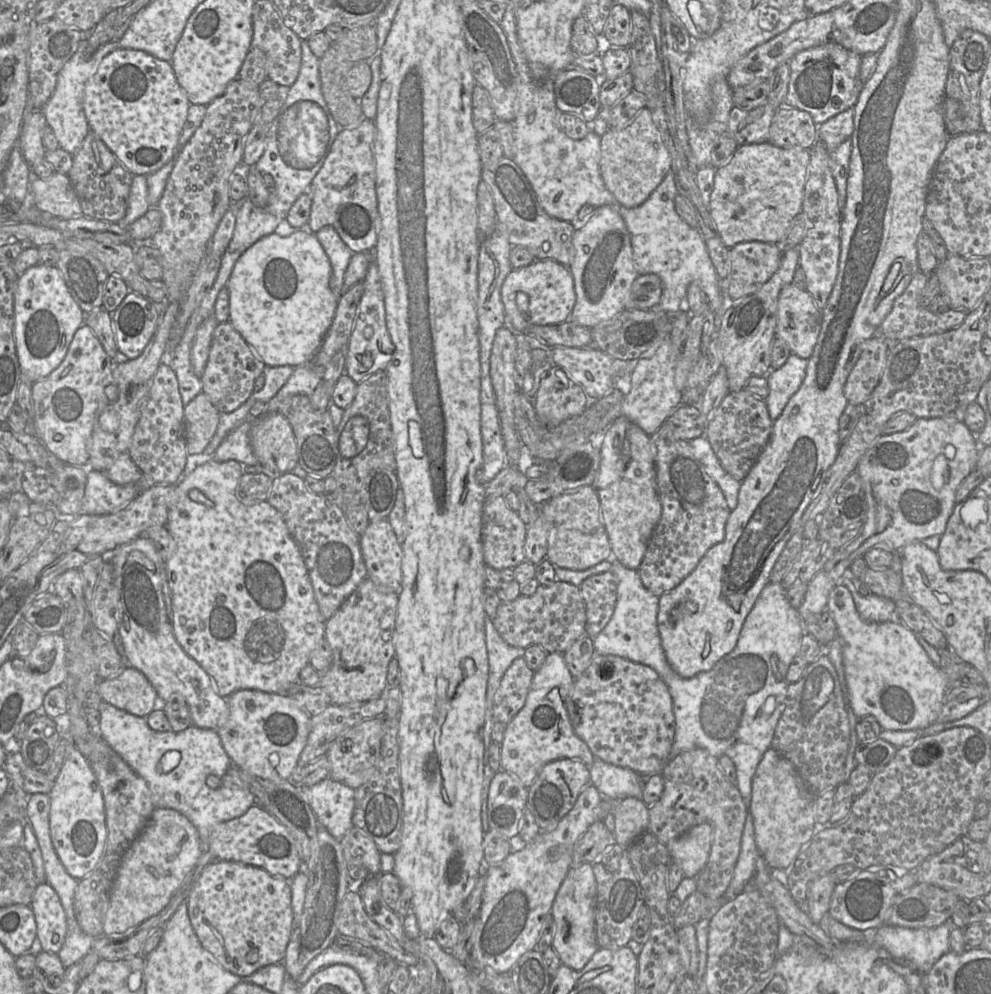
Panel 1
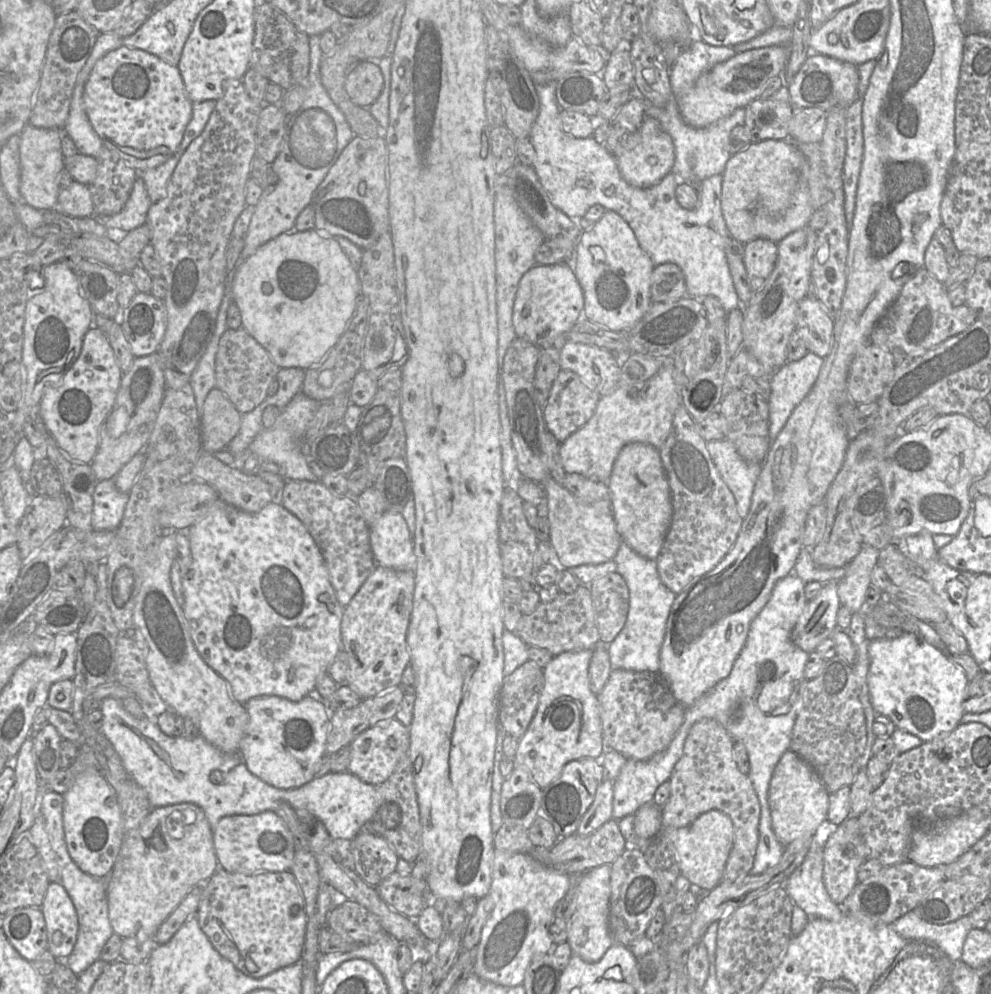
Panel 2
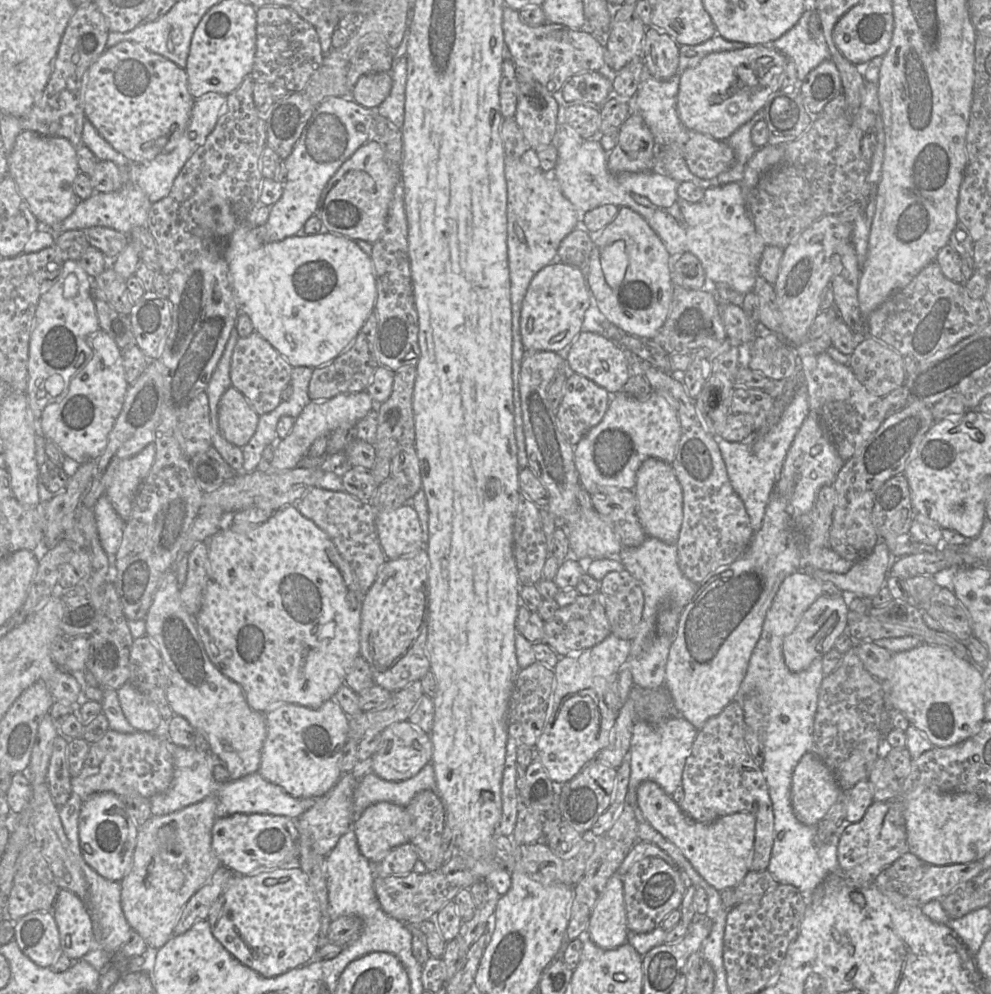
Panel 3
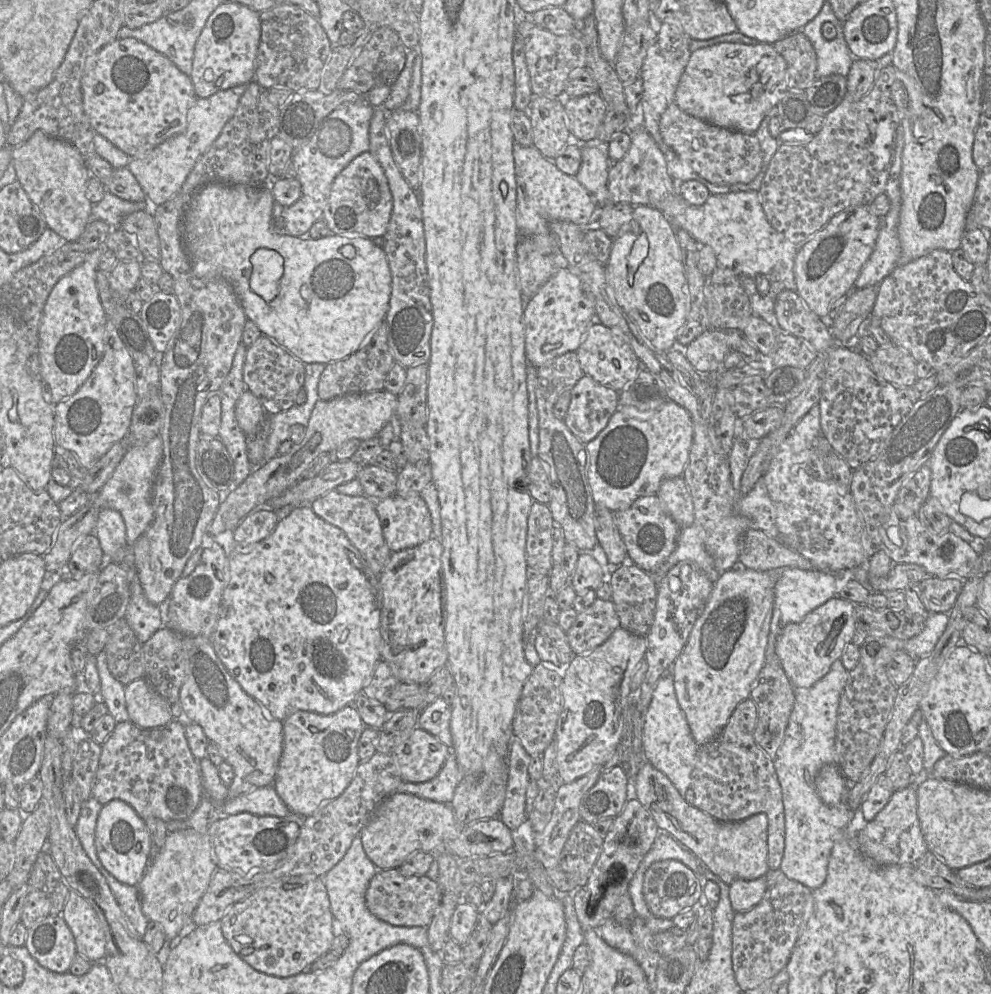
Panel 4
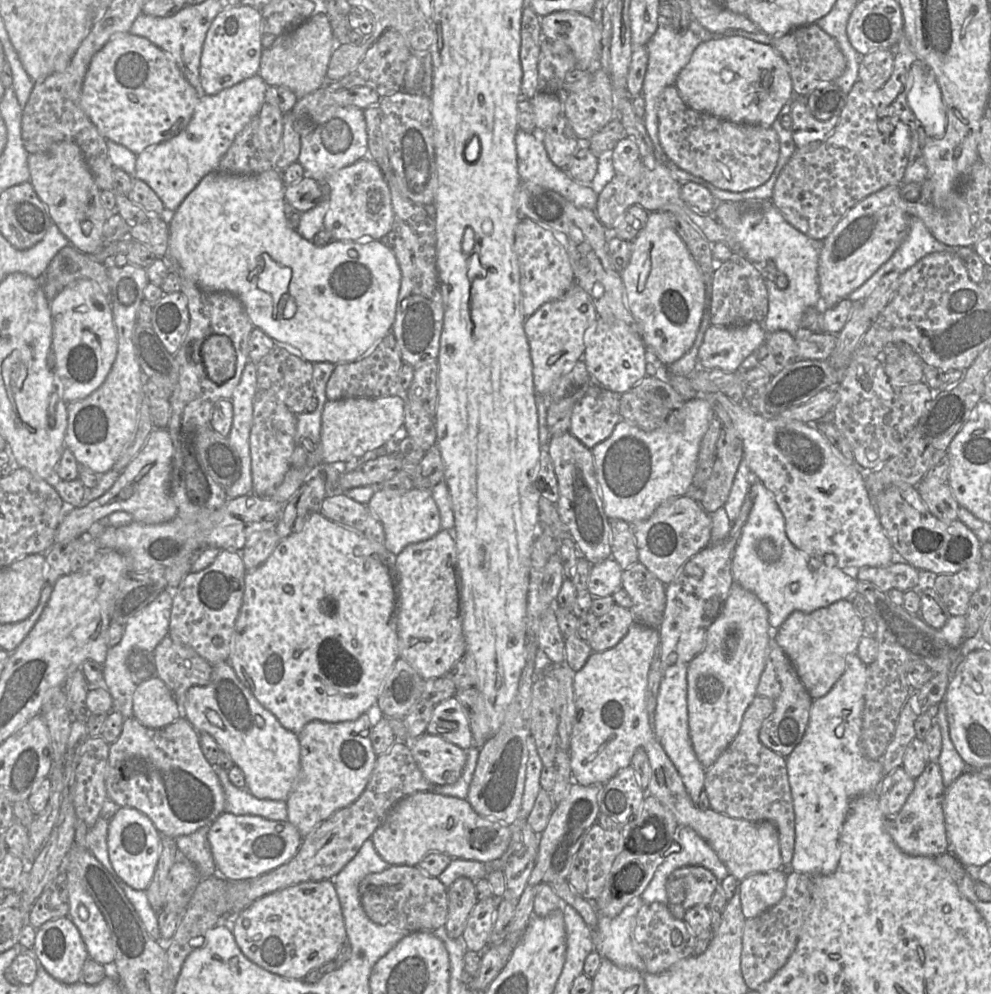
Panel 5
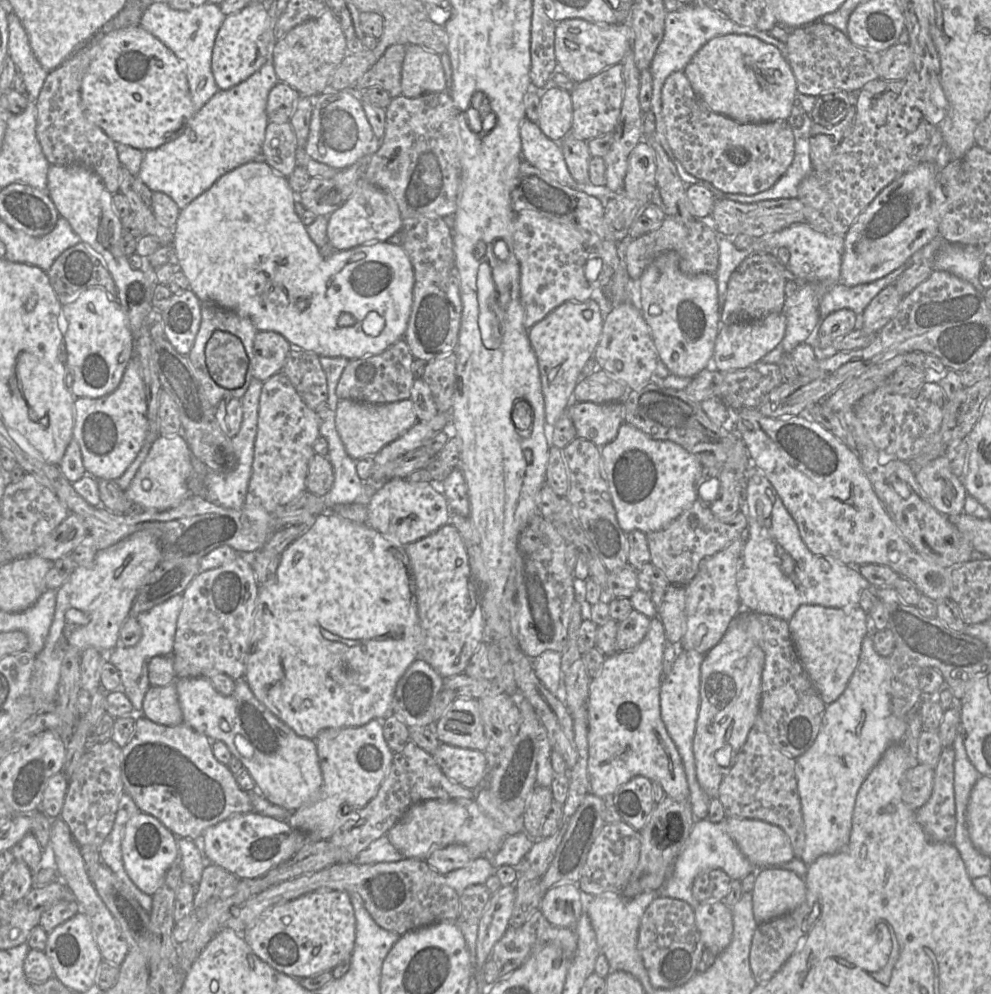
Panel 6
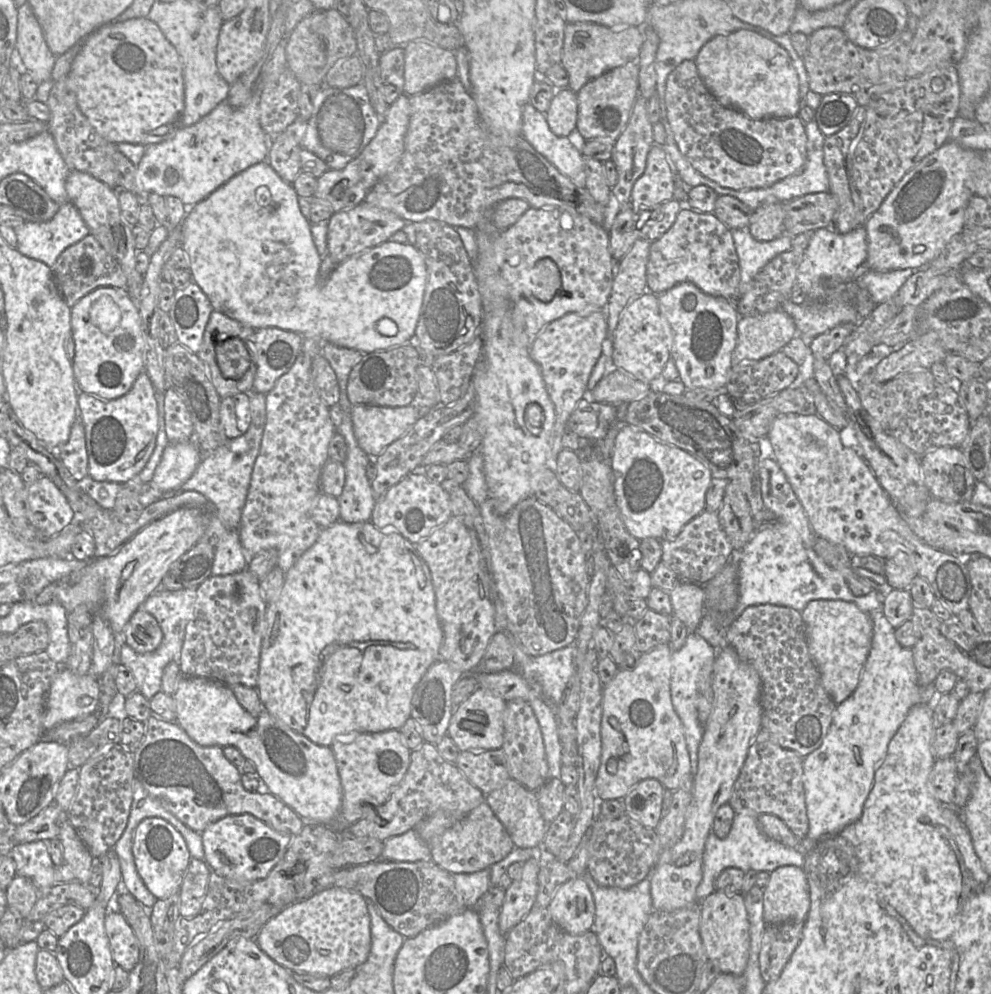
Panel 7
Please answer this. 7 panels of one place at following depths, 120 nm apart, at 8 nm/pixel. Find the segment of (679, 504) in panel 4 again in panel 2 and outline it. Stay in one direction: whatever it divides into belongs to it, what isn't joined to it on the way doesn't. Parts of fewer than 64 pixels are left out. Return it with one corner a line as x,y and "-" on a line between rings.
632,442
619,452
606,482
617,531
623,542
639,555
655,560
669,530
672,498
659,451
650,444

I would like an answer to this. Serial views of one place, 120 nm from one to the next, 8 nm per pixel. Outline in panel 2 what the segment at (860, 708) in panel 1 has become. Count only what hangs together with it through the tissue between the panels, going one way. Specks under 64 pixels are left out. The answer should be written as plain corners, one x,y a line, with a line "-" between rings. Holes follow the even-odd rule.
865,545
848,564
845,576
837,582
841,606
857,613
865,603
865,594
871,586
871,572
877,566
879,549
-
904,632
897,638
870,640
868,655
867,686
876,714
887,716
896,728
916,735
923,742
950,732
960,724
965,714
963,700
969,680
962,667
928,644
919,634

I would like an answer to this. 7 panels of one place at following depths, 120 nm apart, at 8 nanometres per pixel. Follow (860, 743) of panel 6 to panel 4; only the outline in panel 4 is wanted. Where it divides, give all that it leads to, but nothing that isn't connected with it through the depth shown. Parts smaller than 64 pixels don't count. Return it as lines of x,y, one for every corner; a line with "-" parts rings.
836,660
829,672
809,688
794,688
795,703
790,715
784,741
773,759
774,768
781,786
785,814
785,848
779,867
789,879
797,881
814,891
821,887
827,877
829,858
835,844
845,837
845,828
852,819
854,811
847,804
848,781
842,801
835,806
824,804
819,798
815,779
819,771
828,764
837,764
836,725
841,693
848,681
847,671
841,660

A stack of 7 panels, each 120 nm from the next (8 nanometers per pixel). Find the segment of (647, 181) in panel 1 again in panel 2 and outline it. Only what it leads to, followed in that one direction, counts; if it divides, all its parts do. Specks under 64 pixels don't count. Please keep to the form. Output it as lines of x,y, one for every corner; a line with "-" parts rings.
645,116
638,131
641,142
615,159
622,178
628,184
648,188
671,172
674,146
671,137
652,117

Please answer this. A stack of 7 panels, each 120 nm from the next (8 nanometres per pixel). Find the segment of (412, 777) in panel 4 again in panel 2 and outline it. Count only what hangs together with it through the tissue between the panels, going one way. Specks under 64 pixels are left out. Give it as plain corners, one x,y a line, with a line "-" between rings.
395,718
381,720
361,732
348,745
350,748
350,762
346,771
367,784
381,784
391,776
403,755
408,754
409,744
410,734
407,726

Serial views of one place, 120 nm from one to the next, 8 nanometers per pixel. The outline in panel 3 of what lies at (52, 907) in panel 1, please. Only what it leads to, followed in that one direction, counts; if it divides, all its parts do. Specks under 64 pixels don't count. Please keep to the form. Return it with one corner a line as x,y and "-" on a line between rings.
60,888
51,912
58,927
62,953
71,959
82,959
94,947
92,922
85,902
75,893

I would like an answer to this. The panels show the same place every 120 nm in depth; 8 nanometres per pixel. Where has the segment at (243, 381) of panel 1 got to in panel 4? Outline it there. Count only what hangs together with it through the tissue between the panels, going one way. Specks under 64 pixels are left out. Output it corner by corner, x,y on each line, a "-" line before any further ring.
261,335
251,346
247,347
243,380
247,390
259,399
268,415
294,406
297,393
303,389
304,379
305,363
294,357
292,353
275,345
267,336

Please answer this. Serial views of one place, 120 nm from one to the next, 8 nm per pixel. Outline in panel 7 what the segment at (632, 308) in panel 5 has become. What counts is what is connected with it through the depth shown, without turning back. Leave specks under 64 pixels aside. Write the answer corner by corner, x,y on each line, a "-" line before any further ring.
691,282
678,283
658,294
658,301
672,329
671,359
679,372
679,380
687,389
703,387
724,390
734,365
732,355
738,340
740,315
734,303
707,294

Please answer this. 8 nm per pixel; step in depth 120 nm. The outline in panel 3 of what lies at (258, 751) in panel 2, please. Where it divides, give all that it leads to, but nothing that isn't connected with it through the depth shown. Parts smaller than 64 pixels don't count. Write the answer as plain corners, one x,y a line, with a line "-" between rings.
334,699
319,708
283,704
265,713
266,738
258,773
295,798
319,798
328,793
342,776
339,760
348,741
348,716

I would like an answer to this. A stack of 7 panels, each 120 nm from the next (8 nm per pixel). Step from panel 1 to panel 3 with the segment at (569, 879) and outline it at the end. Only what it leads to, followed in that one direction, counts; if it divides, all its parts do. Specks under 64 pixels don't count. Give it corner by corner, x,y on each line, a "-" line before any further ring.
616,872
608,879
589,919
586,934
603,950
614,950
628,942
622,877

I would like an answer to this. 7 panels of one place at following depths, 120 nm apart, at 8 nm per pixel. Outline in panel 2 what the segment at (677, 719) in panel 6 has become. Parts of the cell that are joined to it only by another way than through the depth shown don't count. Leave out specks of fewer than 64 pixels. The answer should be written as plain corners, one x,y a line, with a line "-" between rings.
677,731
669,746
650,759
628,759
626,761
619,776
614,780
612,819
618,820
626,816
633,816
642,805
653,803
656,789
669,780
675,764
681,758
688,734
689,731
683,734

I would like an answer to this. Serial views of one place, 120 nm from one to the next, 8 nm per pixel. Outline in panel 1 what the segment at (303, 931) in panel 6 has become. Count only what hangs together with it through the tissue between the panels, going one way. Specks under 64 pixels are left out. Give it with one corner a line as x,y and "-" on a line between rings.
214,860
195,881
186,899
188,916
203,948
227,971
249,976
258,969
283,963
293,923
290,880
233,861

